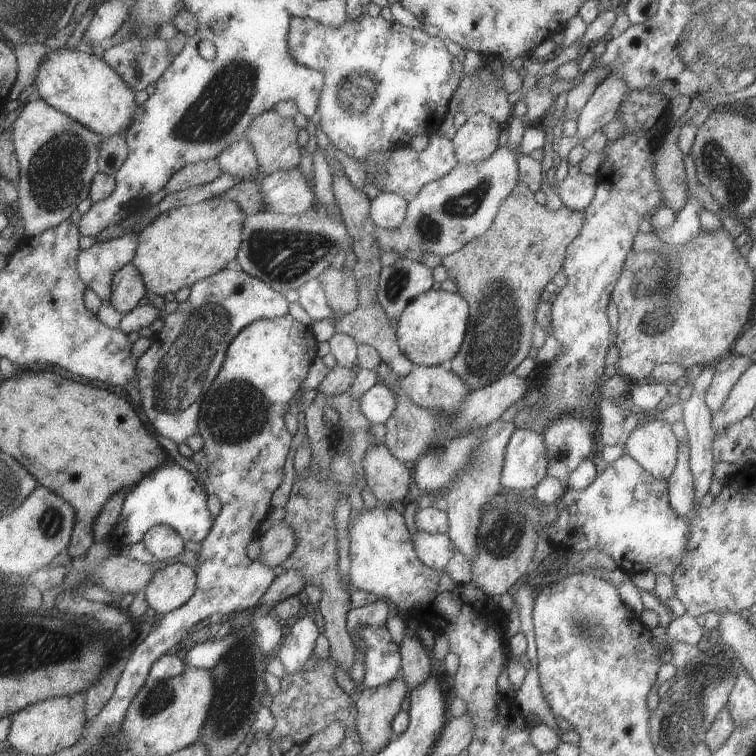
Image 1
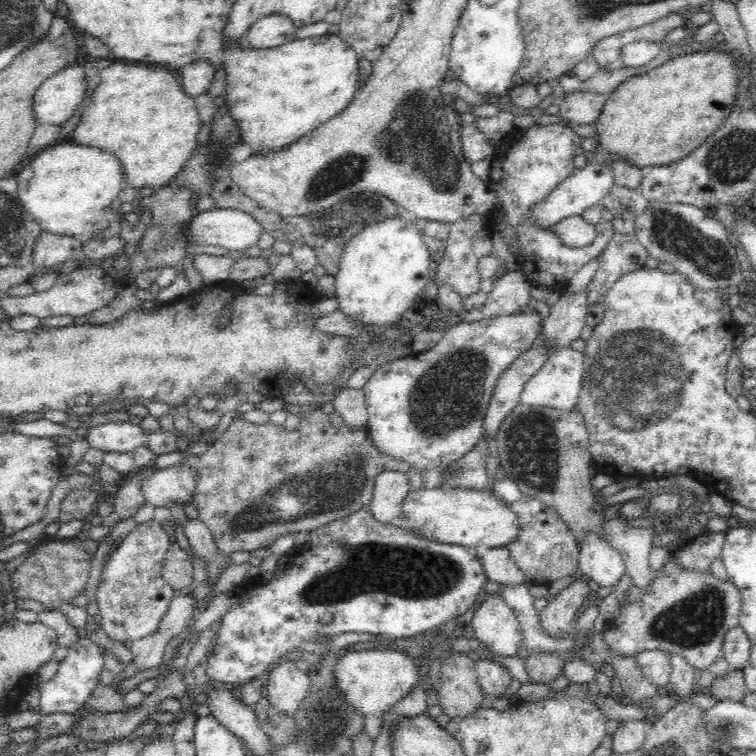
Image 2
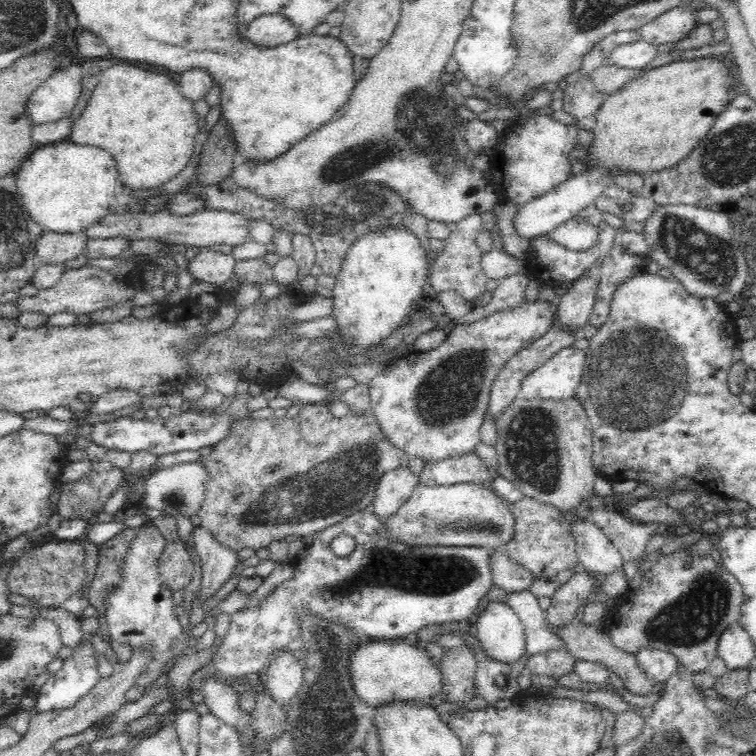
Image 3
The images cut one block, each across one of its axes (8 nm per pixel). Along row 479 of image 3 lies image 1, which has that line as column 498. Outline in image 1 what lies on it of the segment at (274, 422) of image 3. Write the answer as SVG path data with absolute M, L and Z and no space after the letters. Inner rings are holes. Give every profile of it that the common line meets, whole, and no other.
M517 181L513 190L499 205L491 226L463 248L440 258L440 264L447 270L447 279L456 284L455 293L460 294L467 302L469 311L463 342L457 354L446 363L446 367L457 374L471 390L503 378L527 357L527 352L532 347L531 332L536 324L534 312L539 304L539 296L555 274L562 270L567 244L579 234L583 222L583 212L573 212L566 206L555 211L545 209L535 202L527 185Z

